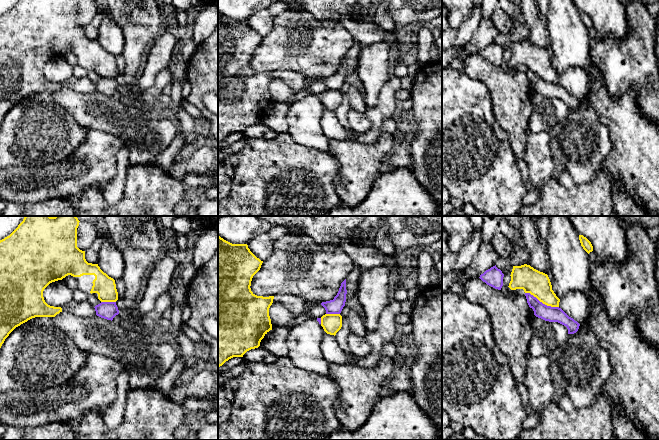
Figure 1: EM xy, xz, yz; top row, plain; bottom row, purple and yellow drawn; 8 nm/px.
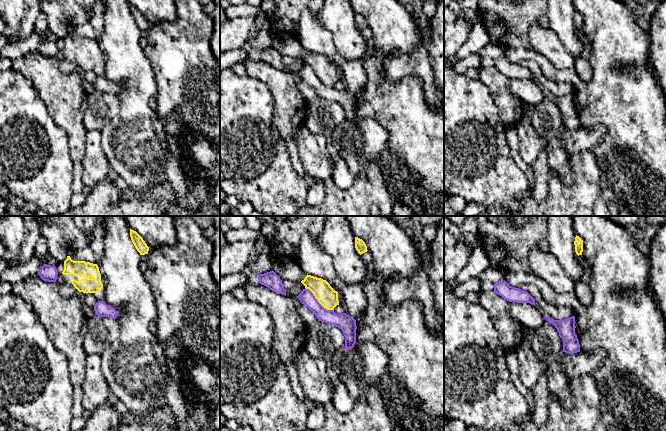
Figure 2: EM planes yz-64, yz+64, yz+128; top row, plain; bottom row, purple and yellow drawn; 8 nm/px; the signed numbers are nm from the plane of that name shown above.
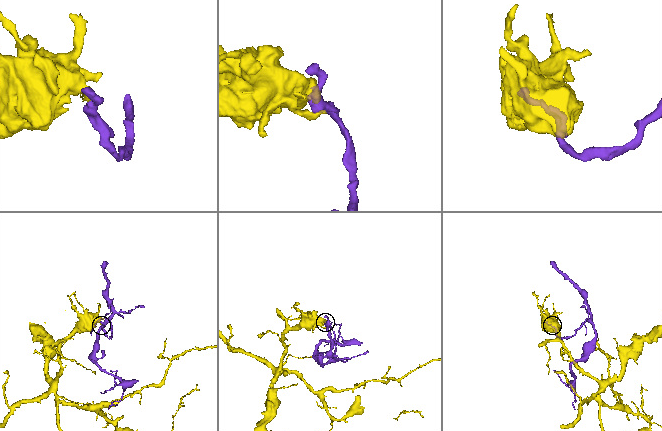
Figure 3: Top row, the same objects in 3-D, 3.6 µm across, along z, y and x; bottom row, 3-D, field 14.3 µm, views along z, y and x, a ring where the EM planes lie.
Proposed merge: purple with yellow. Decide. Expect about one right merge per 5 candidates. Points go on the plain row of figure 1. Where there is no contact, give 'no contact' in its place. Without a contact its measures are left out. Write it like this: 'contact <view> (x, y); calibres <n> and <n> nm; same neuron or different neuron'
contact yz (541, 78); calibres 130 and 200 nm; different neuron

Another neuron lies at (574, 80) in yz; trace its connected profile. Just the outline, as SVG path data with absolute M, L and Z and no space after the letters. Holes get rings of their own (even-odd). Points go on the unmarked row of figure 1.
M570 68L560 75L561 84L579 100L588 94L588 76L581 68Z

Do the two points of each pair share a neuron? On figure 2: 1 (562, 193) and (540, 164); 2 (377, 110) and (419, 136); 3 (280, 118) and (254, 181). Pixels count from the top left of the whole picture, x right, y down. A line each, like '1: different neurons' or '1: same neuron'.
1: different neurons
2: same neuron
3: different neurons

